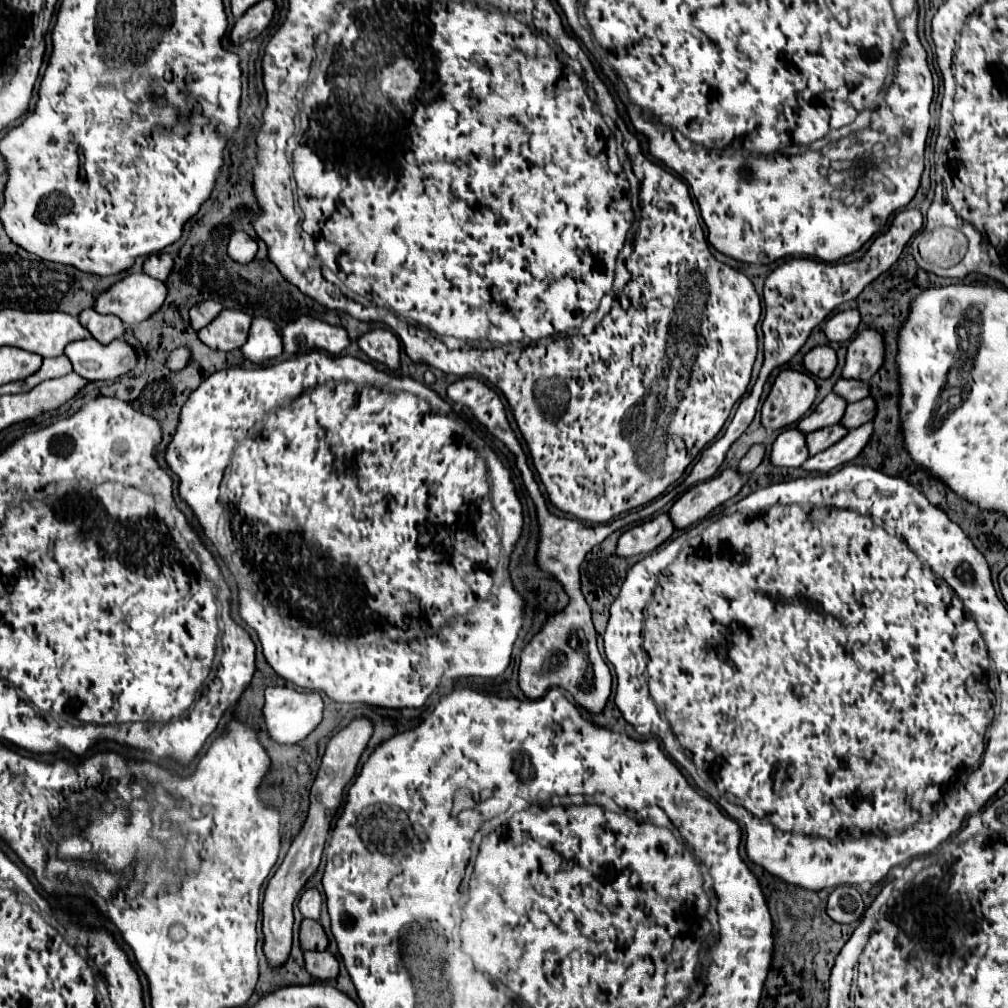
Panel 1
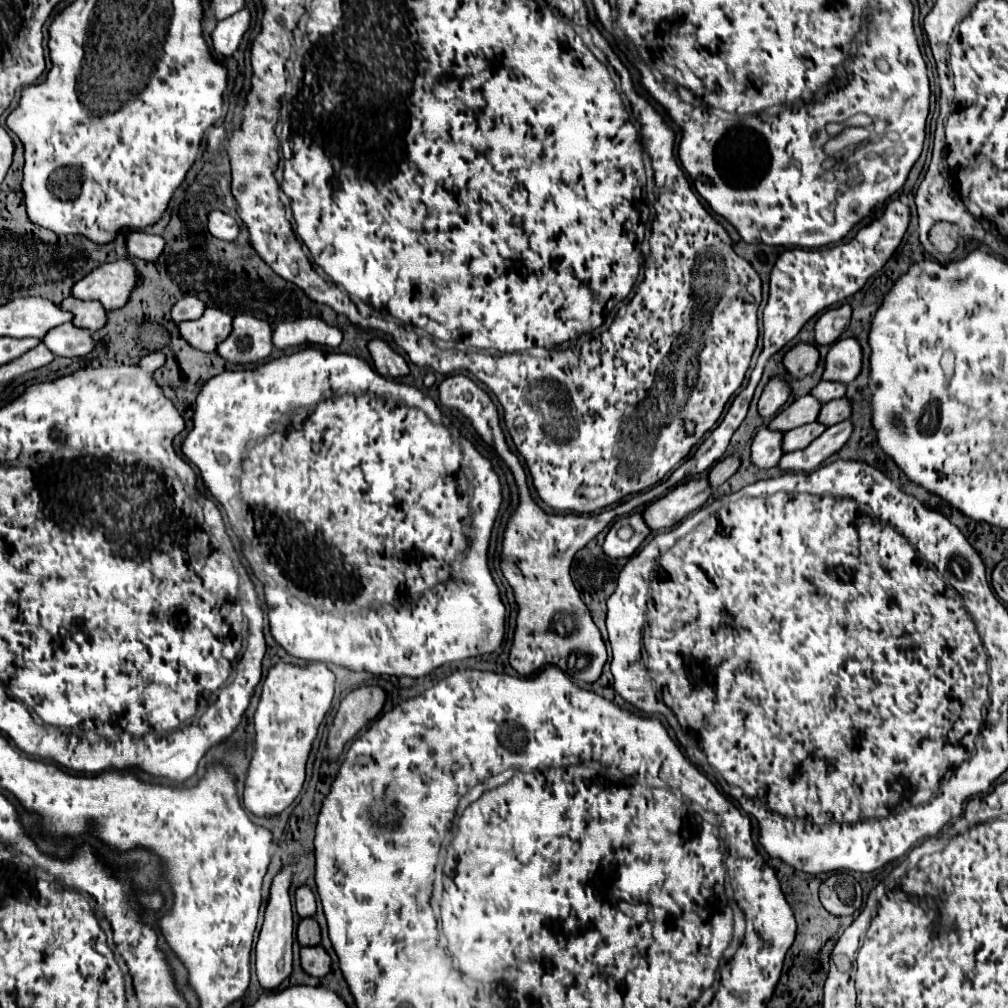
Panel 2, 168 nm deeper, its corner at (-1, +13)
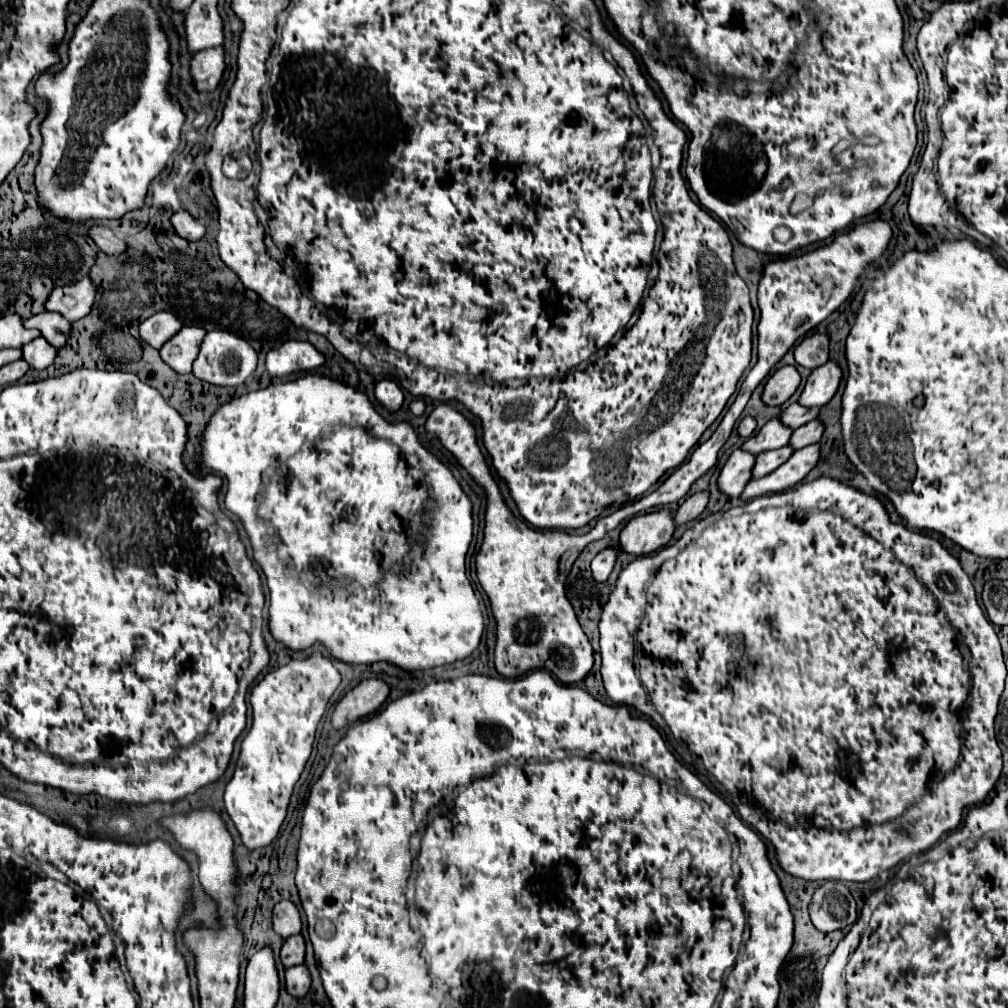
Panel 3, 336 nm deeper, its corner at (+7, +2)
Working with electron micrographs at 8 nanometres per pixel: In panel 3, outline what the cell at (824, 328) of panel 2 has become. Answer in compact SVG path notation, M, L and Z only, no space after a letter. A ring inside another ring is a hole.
M816 331L812 335L808 335L796 349L794 349L794 357L796 363L808 369L816 369L822 363L828 361L828 343L830 343L830 335L826 331Z

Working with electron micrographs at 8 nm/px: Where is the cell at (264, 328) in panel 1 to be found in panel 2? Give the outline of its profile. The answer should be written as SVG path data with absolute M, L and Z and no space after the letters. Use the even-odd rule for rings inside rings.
M238 314L230 336L216 346L216 352L230 364L256 364L272 352L272 328L264 320Z

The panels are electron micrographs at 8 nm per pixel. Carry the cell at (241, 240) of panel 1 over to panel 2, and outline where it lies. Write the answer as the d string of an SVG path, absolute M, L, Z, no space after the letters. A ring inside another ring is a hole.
M208 212L208 230L220 238L220 240L228 240L228 242L234 242L240 228L238 228L238 222L234 218L230 218L228 214L224 212Z

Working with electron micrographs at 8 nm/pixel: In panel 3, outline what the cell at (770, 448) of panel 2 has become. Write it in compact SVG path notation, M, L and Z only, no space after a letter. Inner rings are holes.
M736 449L720 471L720 479L718 479L720 489L730 497L738 497L744 491L744 487L752 481L754 465L756 465L754 455L748 455L748 451L744 449Z

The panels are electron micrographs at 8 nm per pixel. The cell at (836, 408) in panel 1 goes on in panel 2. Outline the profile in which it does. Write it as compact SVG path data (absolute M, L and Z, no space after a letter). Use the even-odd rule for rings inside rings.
M802 396L794 404L790 404L788 408L780 410L772 418L772 422L768 424L768 428L776 430L776 432L788 432L792 428L816 422L818 412L820 412L820 402L812 400L812 396Z

